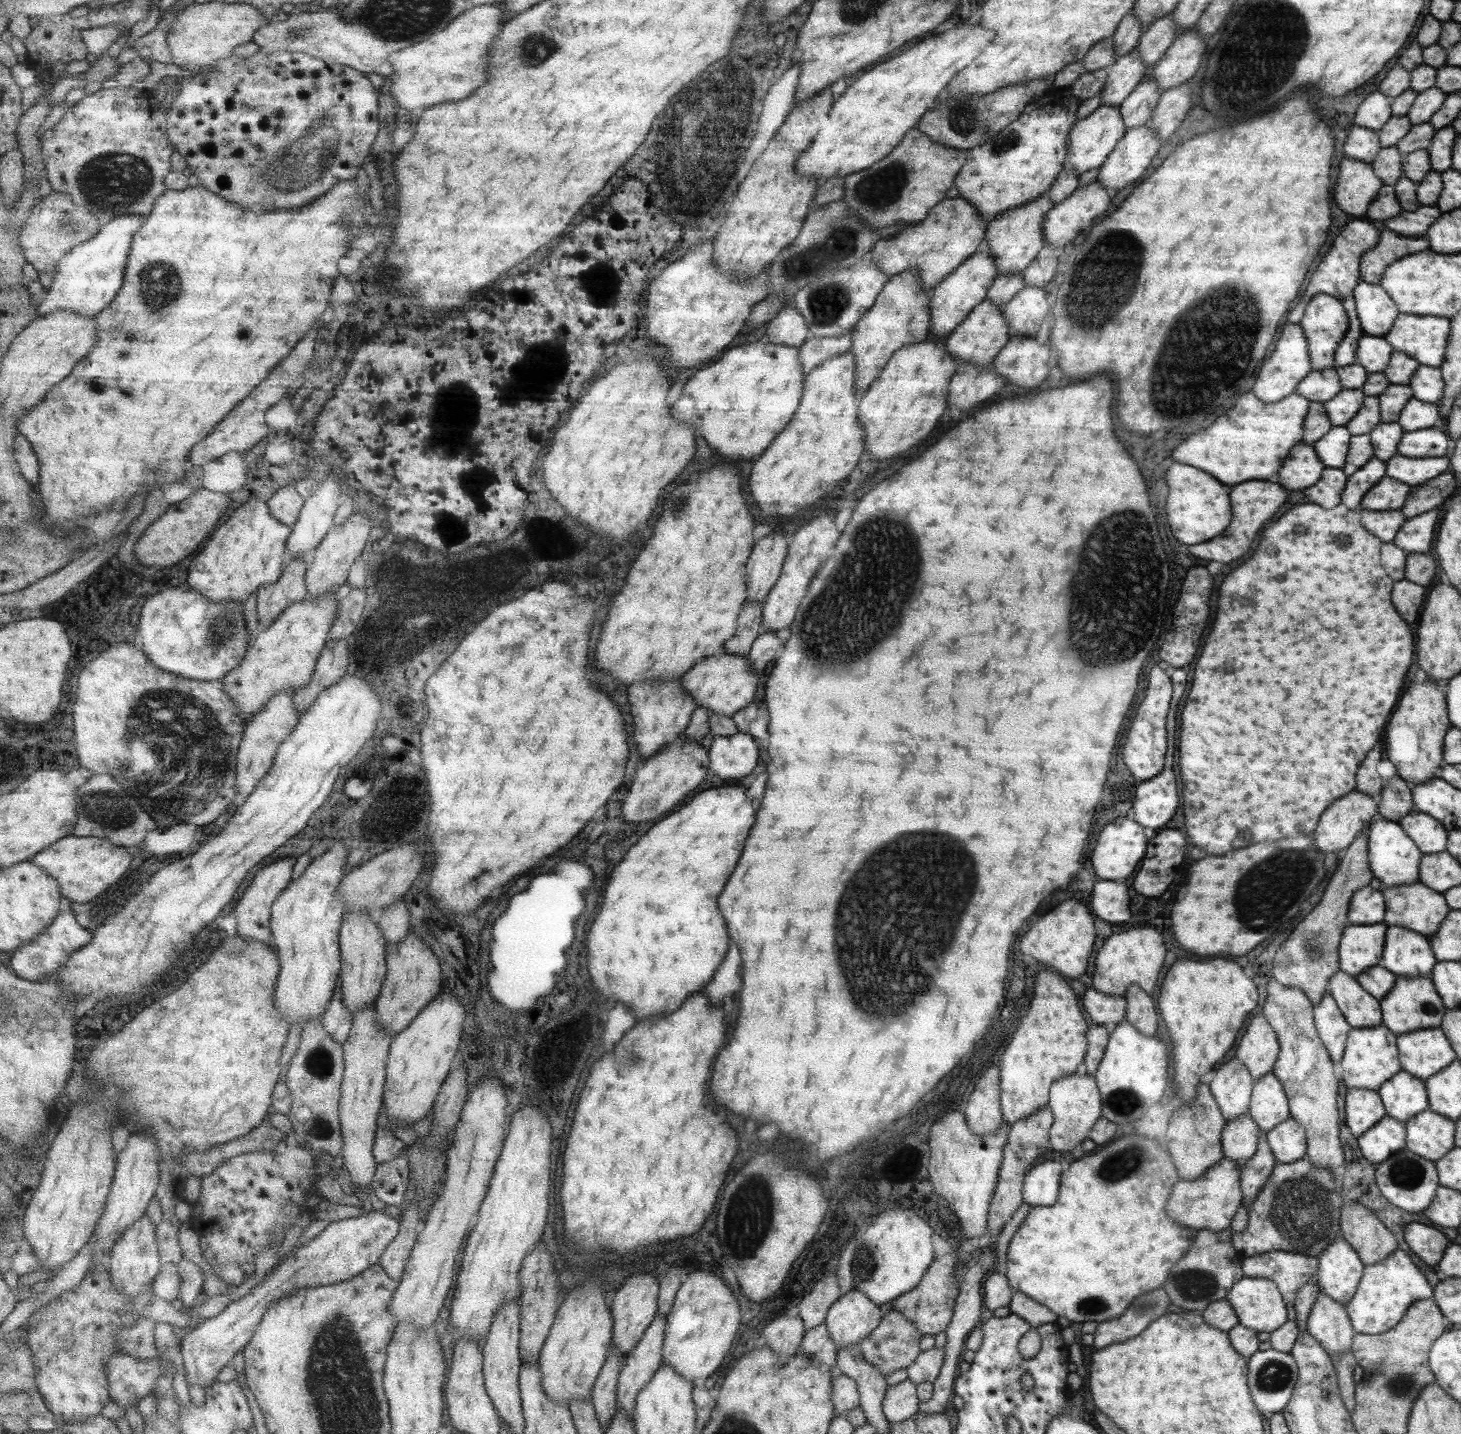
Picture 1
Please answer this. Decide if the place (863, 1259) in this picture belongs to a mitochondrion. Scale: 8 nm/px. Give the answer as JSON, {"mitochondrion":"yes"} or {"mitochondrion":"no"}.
{"mitochondrion":"yes"}

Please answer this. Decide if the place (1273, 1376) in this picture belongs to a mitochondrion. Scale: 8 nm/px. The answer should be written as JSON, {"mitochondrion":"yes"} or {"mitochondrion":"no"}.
{"mitochondrion":"yes"}

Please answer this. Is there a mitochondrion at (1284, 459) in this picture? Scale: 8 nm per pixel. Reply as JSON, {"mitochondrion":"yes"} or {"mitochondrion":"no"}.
{"mitochondrion":"no"}

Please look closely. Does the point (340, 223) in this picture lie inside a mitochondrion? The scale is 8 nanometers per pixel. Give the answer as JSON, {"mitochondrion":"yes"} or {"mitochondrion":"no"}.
{"mitochondrion":"no"}

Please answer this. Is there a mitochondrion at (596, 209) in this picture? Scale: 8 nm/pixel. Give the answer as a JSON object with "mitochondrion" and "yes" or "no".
{"mitochondrion":"no"}

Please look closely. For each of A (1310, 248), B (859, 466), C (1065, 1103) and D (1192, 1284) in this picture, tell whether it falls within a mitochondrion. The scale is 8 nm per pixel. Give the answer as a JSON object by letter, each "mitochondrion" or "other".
{"A":"other","B":"other","C":"other","D":"mitochondrion"}

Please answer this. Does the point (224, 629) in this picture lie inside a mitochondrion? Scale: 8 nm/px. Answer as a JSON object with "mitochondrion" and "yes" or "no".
{"mitochondrion":"yes"}

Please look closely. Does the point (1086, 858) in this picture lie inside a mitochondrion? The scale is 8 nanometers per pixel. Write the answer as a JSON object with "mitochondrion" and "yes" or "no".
{"mitochondrion":"no"}

